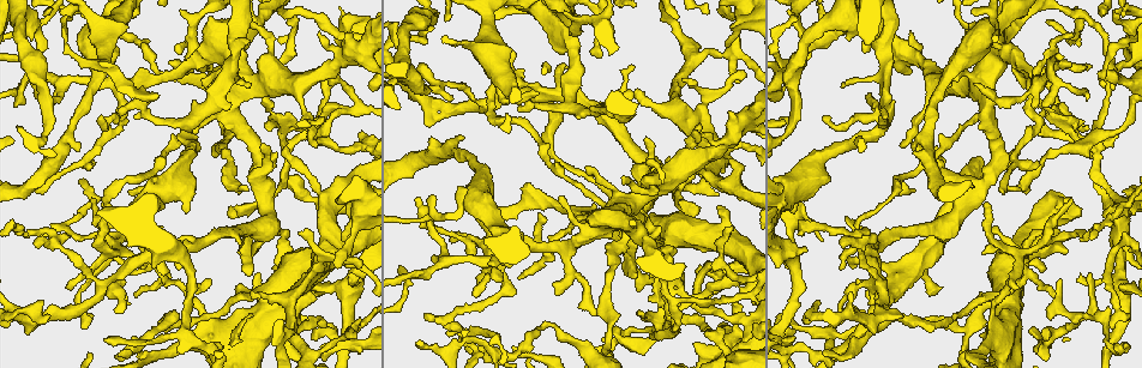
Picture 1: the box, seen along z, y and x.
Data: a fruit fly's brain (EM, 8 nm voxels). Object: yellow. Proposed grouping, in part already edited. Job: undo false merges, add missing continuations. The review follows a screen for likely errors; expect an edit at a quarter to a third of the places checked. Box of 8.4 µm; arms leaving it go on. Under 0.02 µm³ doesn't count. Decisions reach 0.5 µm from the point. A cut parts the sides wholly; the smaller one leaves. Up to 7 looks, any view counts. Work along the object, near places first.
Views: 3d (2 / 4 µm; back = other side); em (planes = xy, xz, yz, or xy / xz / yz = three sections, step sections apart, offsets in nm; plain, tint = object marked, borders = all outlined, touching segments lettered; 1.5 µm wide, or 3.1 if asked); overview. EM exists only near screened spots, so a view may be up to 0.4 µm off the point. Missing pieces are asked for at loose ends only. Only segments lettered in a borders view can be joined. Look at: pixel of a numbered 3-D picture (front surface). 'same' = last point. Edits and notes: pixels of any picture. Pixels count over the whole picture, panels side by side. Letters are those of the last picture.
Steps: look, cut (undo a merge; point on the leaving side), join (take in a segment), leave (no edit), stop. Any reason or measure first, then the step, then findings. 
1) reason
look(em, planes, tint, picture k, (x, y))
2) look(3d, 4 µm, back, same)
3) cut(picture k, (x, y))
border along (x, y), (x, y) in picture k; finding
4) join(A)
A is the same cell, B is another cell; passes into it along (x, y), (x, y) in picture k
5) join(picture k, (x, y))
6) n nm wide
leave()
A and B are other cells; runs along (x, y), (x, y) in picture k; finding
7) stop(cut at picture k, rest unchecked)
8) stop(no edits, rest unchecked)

free end
look(em, xz, step 4, borders, picture 1, (1072, 199))

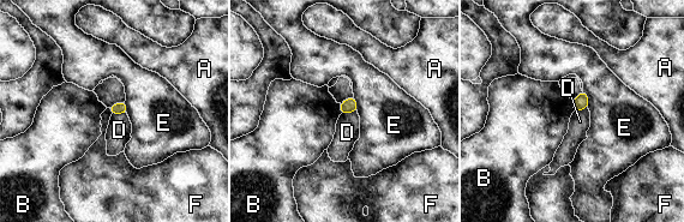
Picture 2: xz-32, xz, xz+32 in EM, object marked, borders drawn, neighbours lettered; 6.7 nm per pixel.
look(em, planes, borders, same)

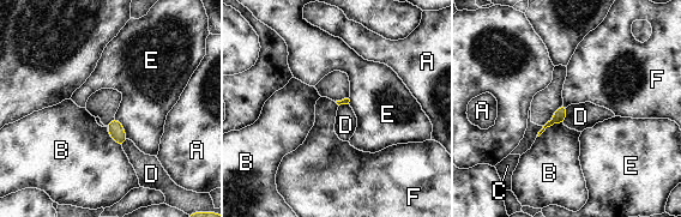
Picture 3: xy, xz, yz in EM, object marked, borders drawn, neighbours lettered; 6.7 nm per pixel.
leave()
A, B, C, D, E and F are other cells; none of them fits

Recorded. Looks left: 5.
an open end
look(em, planes, borders, picture 1, (259, 272))

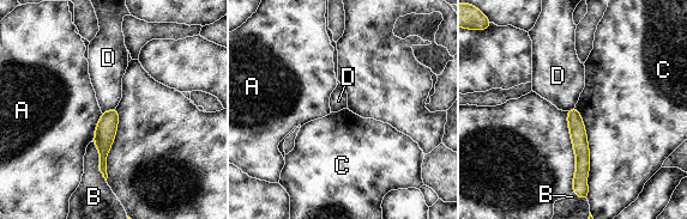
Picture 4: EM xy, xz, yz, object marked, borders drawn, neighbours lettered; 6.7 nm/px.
110 nm wide
leave()
A, B, C and D are other cells; border along (115, 107), (102, 113) in picture 4; no lettered segment goes on from it

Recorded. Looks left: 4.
branch point
look(3d, 4 µm, picture 1, (466, 337))

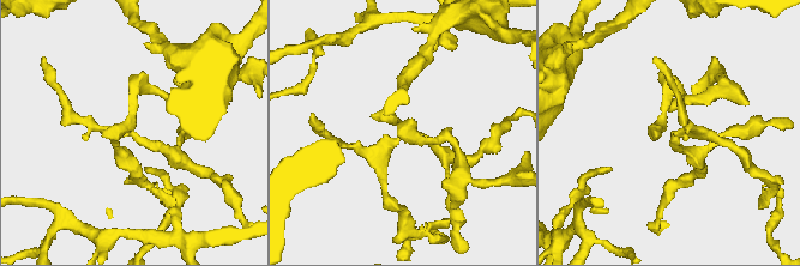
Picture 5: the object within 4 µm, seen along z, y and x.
need the tissue
look(em, xy, step 4, borders, picture 5, (130, 132))

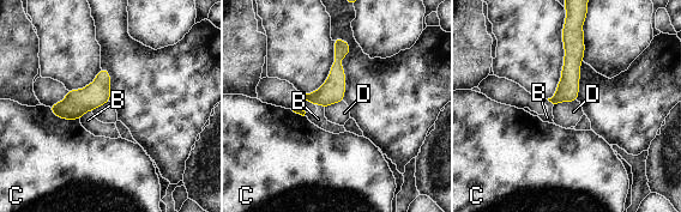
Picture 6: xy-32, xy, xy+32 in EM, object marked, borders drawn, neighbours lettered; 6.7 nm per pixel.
look(em, planes, borders, same)

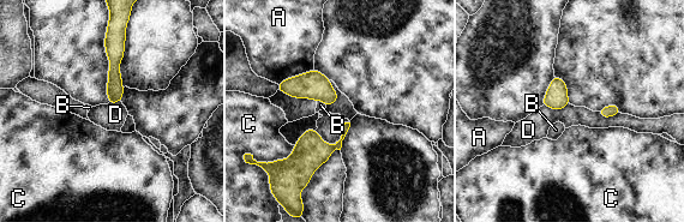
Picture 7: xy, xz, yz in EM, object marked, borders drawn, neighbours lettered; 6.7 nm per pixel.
C touches over 260 nm
leave()
A, B, C and D are other cells; one cell here

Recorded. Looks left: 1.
stop(no edits, rest unchecked)

